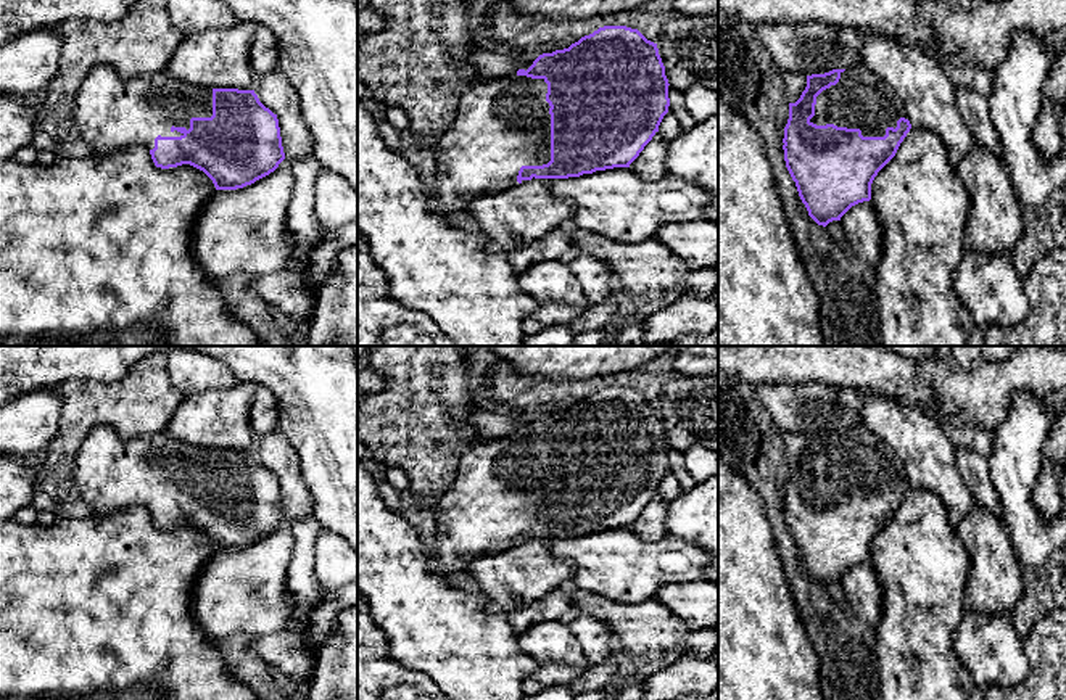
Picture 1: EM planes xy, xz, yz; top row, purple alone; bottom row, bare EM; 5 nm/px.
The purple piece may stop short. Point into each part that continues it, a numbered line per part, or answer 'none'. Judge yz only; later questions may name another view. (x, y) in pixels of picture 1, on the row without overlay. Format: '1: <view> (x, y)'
1: yz (860, 461)

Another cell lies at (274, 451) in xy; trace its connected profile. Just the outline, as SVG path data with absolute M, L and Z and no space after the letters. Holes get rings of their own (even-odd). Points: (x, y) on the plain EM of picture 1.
M280 431L256 438L254 454L279 480L282 507L290 523L314 515L314 499L306 486L298 455Z

